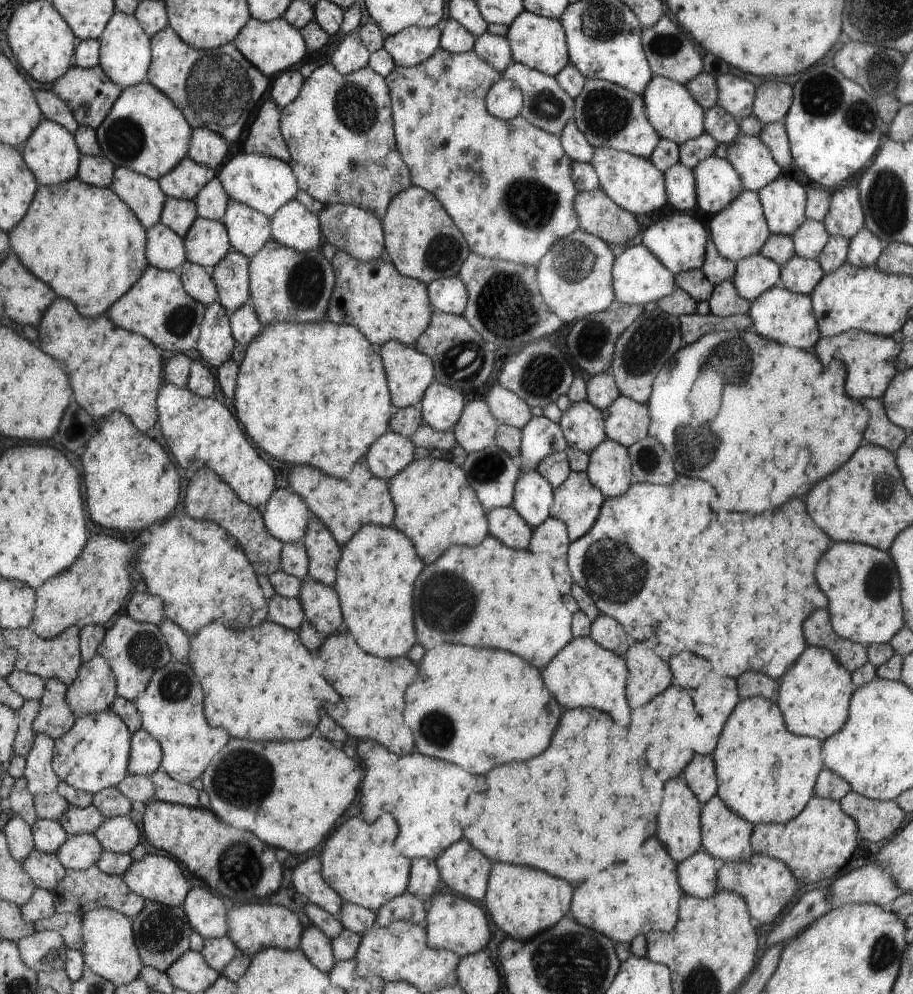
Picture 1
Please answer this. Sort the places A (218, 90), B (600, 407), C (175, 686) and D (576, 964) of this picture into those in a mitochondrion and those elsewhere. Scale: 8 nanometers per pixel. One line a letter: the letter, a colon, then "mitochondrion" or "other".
A: mitochondrion
B: other
C: mitochondrion
D: mitochondrion

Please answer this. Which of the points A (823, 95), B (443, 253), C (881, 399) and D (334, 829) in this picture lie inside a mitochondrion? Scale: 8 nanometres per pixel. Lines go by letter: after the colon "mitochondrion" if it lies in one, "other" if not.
A: mitochondrion
B: mitochondrion
C: other
D: other

